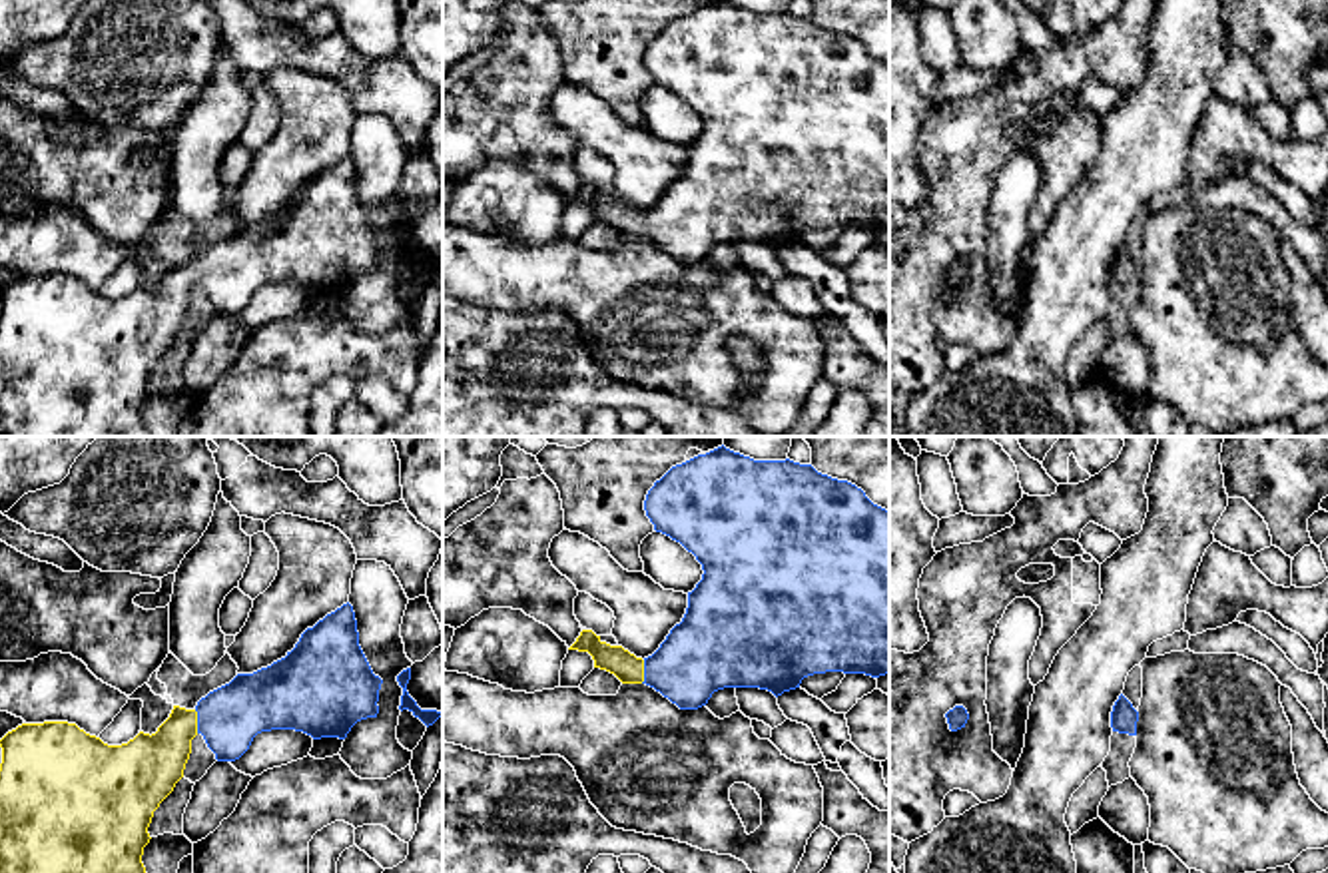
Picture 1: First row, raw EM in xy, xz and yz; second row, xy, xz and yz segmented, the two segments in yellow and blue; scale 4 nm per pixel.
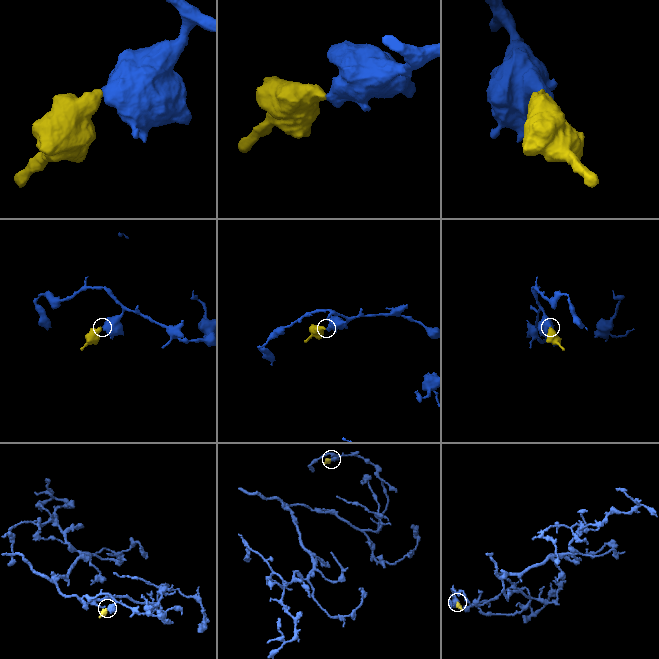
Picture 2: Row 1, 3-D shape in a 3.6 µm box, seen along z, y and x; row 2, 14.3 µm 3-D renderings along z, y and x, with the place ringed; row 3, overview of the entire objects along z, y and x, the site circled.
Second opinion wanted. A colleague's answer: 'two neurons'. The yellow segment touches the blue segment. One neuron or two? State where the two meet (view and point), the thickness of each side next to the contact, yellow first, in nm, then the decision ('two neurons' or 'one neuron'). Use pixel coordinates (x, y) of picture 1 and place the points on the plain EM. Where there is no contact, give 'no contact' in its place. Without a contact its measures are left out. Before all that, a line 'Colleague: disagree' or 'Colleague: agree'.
Colleague: disagree
contact xy (196, 276); calibres 240 and 260 nm; one neuron

